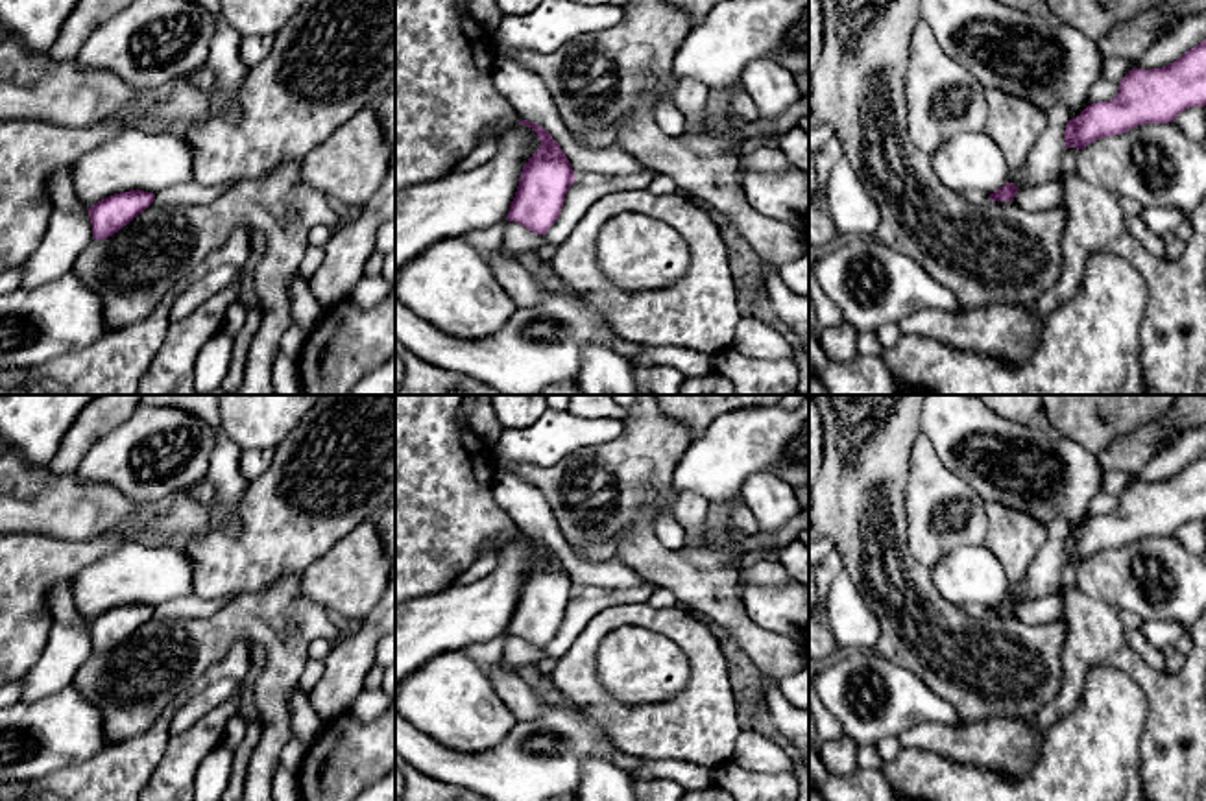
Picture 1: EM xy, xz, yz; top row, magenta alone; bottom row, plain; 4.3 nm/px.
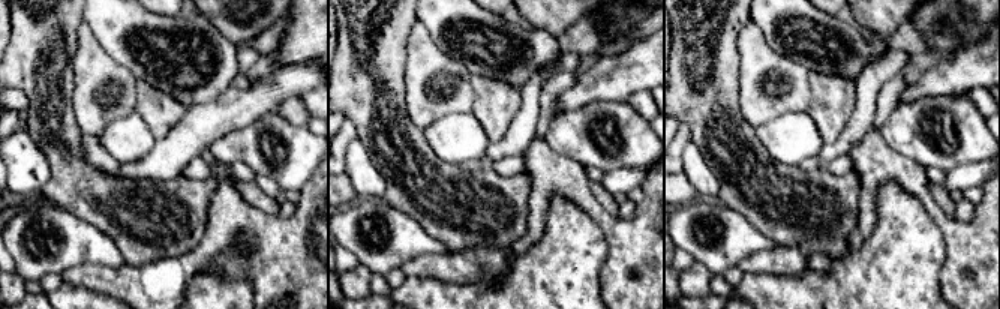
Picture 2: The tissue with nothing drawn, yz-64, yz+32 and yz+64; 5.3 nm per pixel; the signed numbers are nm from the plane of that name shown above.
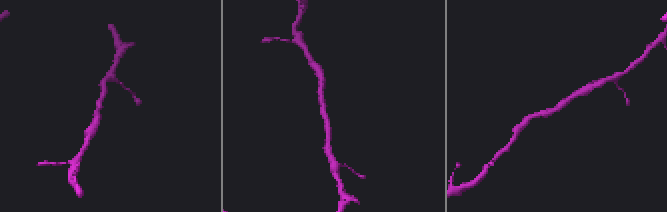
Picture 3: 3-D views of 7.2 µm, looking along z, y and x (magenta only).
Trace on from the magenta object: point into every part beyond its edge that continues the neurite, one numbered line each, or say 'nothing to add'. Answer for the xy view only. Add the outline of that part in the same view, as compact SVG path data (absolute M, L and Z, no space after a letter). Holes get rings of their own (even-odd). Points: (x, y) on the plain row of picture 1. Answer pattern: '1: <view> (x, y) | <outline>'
nothing to add

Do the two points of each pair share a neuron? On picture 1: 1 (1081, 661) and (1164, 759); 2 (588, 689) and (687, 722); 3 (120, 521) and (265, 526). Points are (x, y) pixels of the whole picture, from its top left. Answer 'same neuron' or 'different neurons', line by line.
1: same neuron
2: same neuron
3: same neuron

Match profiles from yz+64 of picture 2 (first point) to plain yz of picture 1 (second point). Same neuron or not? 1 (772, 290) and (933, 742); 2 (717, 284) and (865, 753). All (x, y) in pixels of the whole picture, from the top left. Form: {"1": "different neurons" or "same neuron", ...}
{"1": "different neurons", "2": "same neuron"}

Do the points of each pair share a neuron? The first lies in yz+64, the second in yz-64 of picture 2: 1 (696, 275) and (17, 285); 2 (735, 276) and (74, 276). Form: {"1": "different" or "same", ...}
{"1": "same", "2": "different"}

